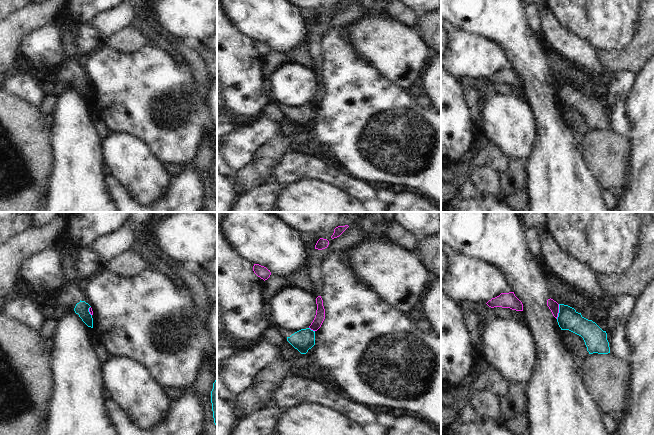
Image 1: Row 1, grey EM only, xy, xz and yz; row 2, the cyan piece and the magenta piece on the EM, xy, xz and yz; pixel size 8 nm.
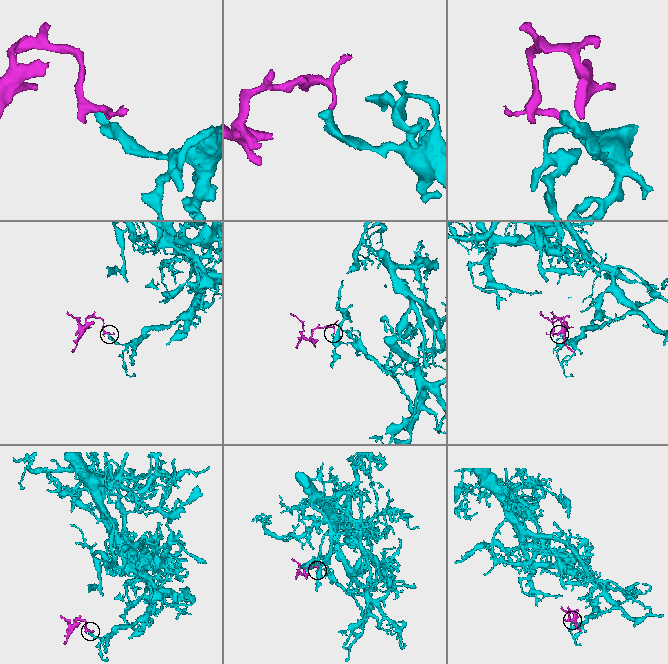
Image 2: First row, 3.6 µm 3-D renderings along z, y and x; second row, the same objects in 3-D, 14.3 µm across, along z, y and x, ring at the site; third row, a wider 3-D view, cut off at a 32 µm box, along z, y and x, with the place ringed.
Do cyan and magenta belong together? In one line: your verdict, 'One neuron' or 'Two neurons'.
Two neurons

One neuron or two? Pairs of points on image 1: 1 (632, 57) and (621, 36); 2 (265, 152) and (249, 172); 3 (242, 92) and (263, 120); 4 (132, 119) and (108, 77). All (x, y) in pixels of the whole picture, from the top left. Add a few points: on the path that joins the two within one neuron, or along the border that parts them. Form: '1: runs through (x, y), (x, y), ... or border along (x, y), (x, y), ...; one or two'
1: border along (637, 25), (628, 44), (603, 51); two
2: runs through (264, 157), (254, 167); one
3: border along (269, 102), (255, 117); two
4: runs through (132, 109), (132, 101), (118, 87); one

